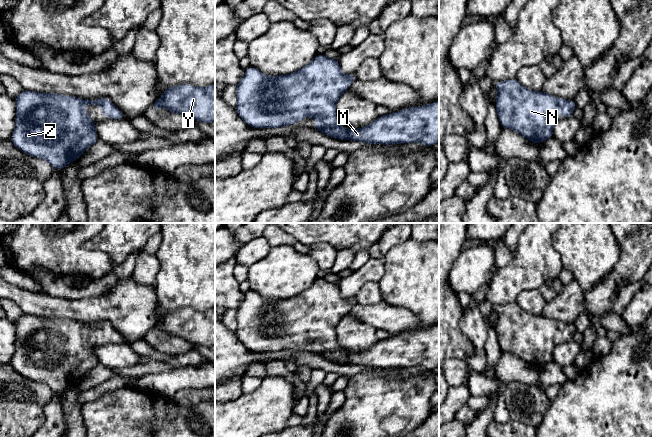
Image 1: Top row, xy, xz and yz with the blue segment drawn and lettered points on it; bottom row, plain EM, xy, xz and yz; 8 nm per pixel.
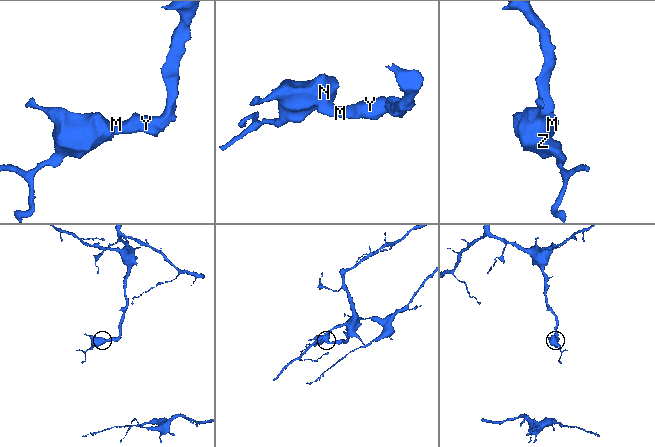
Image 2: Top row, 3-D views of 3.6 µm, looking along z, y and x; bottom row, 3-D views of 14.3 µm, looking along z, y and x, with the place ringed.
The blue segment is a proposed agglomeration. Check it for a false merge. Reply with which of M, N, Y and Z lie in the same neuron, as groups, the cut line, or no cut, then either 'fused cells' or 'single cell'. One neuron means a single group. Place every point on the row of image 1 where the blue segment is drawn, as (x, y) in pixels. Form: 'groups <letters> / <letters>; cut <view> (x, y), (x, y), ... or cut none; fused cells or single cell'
groups M N Y Z; cut none; single cell

